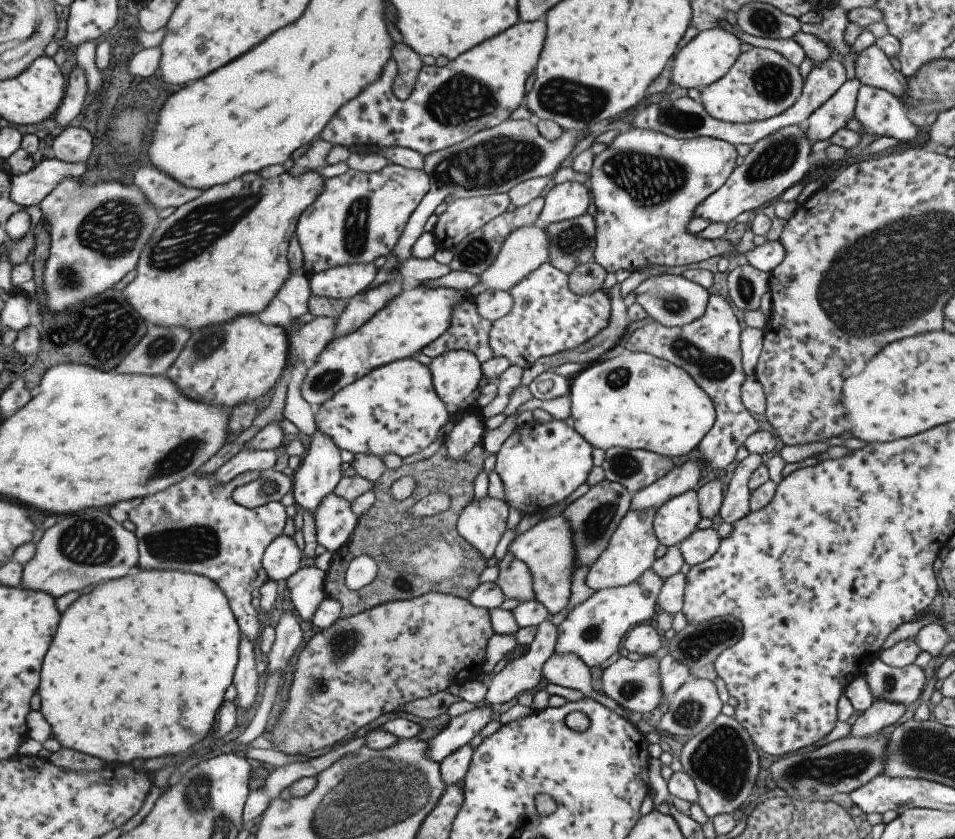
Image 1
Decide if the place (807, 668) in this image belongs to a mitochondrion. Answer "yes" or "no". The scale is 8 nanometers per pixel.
no

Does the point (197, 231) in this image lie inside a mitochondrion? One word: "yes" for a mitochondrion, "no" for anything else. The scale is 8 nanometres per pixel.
yes

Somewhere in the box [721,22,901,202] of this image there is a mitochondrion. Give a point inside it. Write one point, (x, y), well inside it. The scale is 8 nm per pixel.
(778, 158)

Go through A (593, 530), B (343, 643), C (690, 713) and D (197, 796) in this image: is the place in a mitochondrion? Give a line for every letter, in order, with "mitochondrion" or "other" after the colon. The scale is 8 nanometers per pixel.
A: mitochondrion
B: mitochondrion
C: mitochondrion
D: mitochondrion

